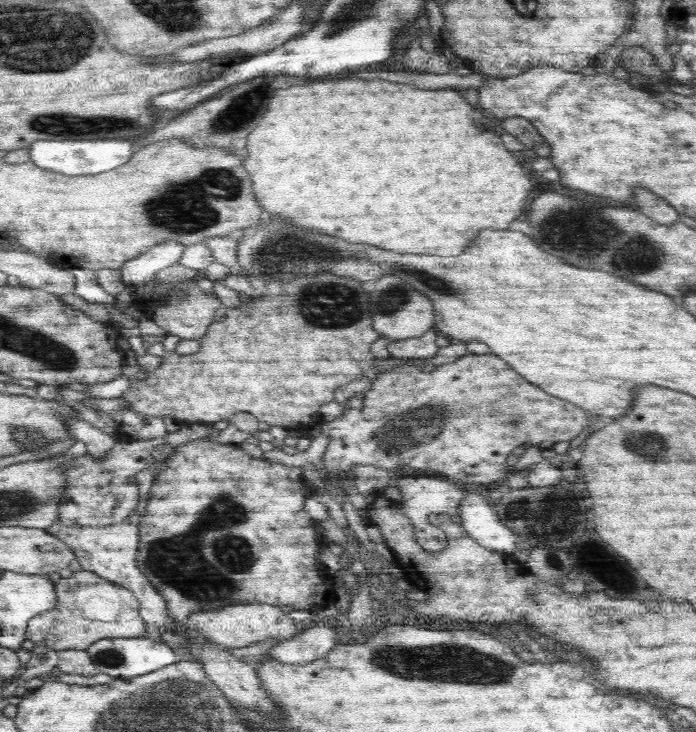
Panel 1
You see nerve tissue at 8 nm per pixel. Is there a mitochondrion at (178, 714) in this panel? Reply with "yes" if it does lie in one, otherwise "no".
yes

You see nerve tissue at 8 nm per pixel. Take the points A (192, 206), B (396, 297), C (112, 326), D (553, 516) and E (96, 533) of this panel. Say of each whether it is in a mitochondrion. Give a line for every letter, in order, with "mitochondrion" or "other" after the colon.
A: mitochondrion
B: mitochondrion
C: other
D: mitochondrion
E: other

